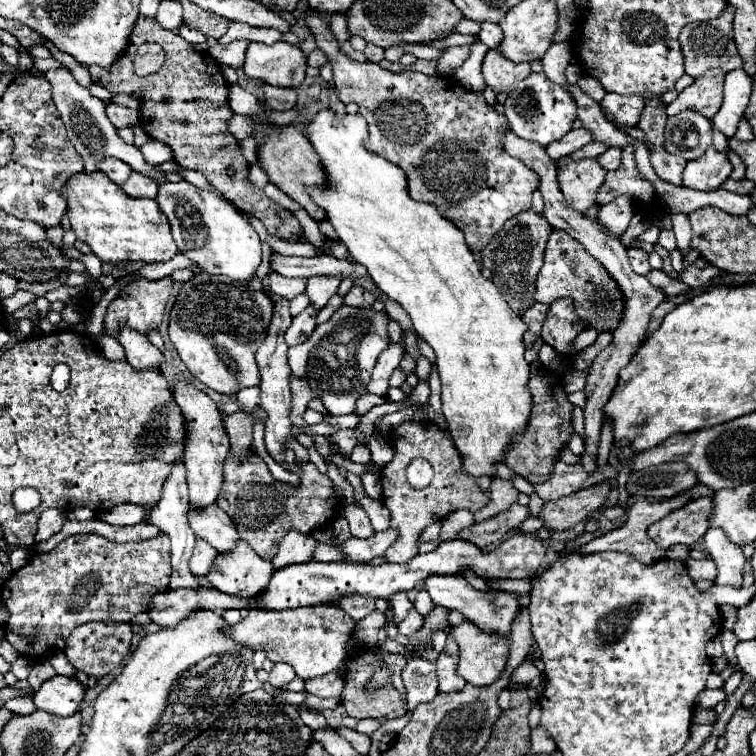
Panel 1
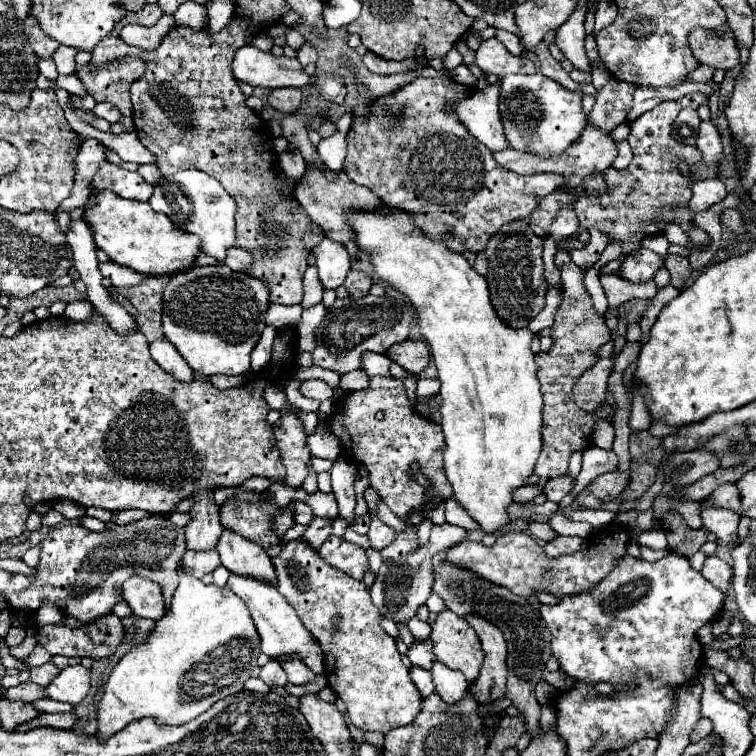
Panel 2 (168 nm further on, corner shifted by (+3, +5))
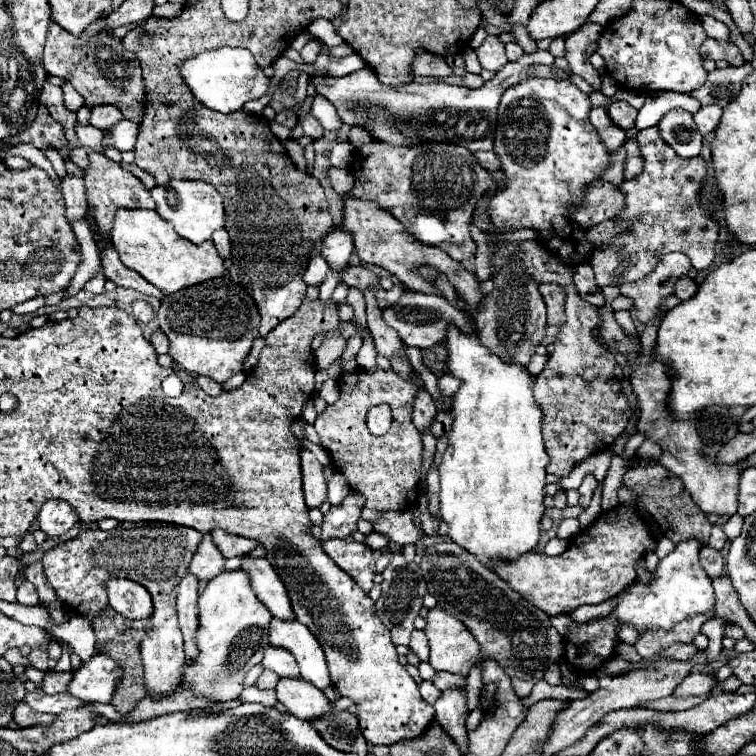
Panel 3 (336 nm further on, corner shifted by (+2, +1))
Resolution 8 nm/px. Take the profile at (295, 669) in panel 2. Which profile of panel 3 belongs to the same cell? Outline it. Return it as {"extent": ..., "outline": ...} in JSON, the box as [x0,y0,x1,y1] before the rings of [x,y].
{"extent":[261,646,299,678],"outline":[[[267,646],[267,648],[265,648],[265,658],[263,658],[261,664],[263,664],[267,670],[277,672],[281,678],[285,678],[285,676],[289,676],[289,678],[299,678],[297,662],[295,662],[293,654],[289,654],[287,650]]]}

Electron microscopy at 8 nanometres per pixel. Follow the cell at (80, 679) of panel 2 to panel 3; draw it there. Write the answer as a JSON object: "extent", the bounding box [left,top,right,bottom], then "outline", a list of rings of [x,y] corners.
{"extent":[67,654,121,702],"outline":[[[97,654],[91,662],[73,672],[67,694],[83,702],[111,702],[121,674],[121,668],[109,656]]]}

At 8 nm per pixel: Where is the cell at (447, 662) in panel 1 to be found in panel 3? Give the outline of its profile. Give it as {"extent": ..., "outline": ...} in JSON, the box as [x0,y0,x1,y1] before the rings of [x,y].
{"extent":[435,690,467,754],"outline":[[[447,690],[441,692],[435,706],[435,720],[441,722],[443,730],[459,744],[461,754],[467,752],[467,692],[465,690]]]}

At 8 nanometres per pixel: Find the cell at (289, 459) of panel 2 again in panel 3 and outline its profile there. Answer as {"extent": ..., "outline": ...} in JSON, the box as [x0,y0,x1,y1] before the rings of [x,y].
{"extent":[301,448,327,506],"outline":[[[301,448],[301,474],[307,506],[321,506],[321,502],[327,498],[327,480],[323,476],[323,466],[307,448]]]}

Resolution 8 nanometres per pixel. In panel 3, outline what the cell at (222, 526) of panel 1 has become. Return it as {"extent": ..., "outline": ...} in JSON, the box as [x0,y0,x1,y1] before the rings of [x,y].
{"extent":[241,554,293,620],"outline":[[[243,554],[241,570],[245,570],[245,574],[249,576],[249,584],[255,596],[269,608],[273,616],[283,620],[293,618],[287,590],[267,558],[253,558],[251,554]]]}

